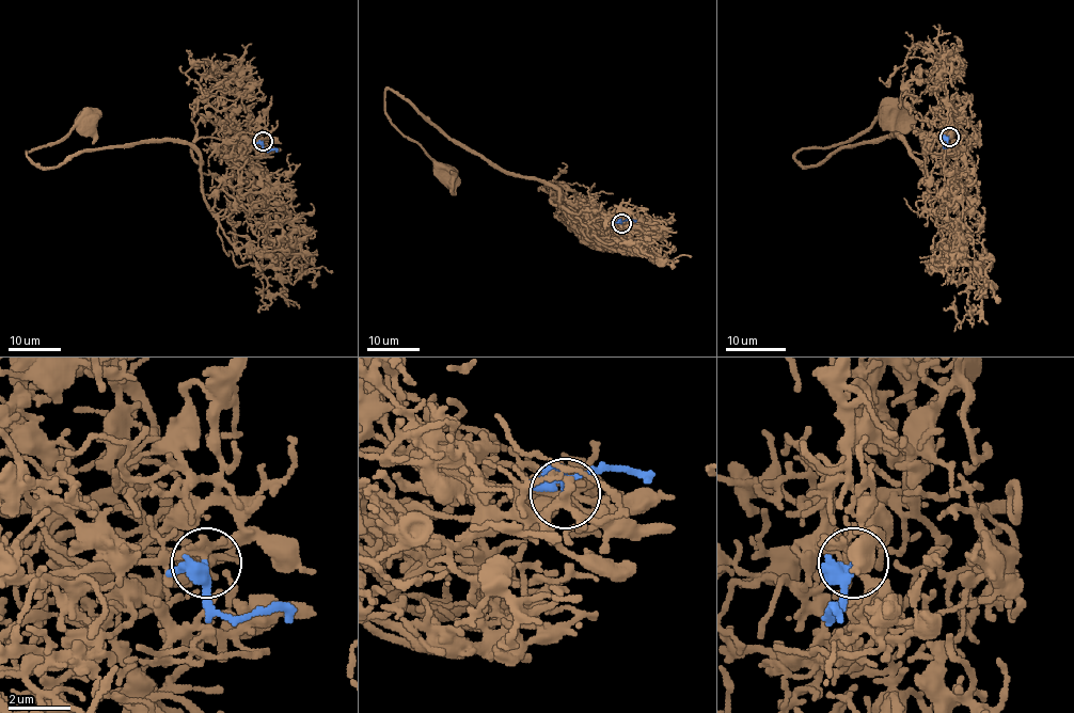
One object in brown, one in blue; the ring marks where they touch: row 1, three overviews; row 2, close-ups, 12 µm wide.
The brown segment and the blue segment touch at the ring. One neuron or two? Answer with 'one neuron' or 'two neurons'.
one neuron

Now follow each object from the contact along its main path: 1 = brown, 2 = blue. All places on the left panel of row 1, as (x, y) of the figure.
1: (263, 141), (200, 137), (202, 162), (163, 141), (87, 148), (54, 167), (29, 158), (85, 119)
2: (263, 142), (266, 149), (278, 151)

